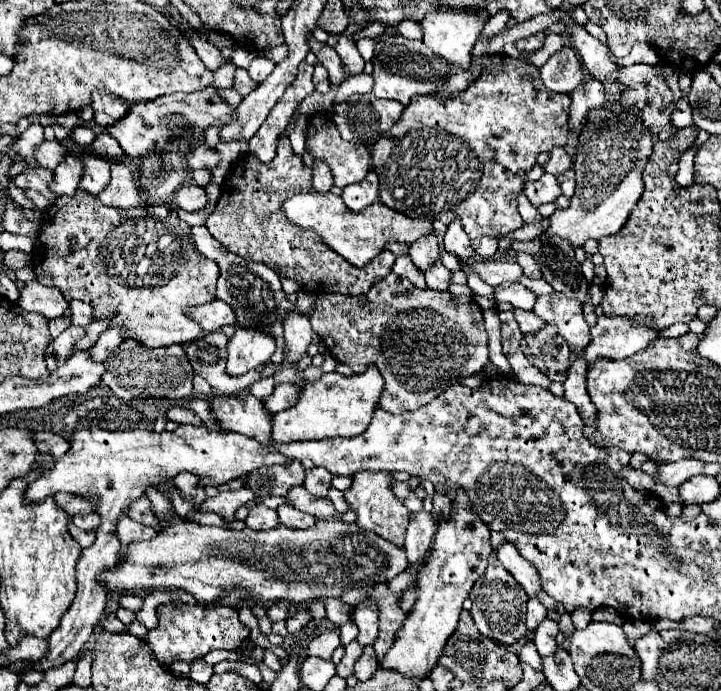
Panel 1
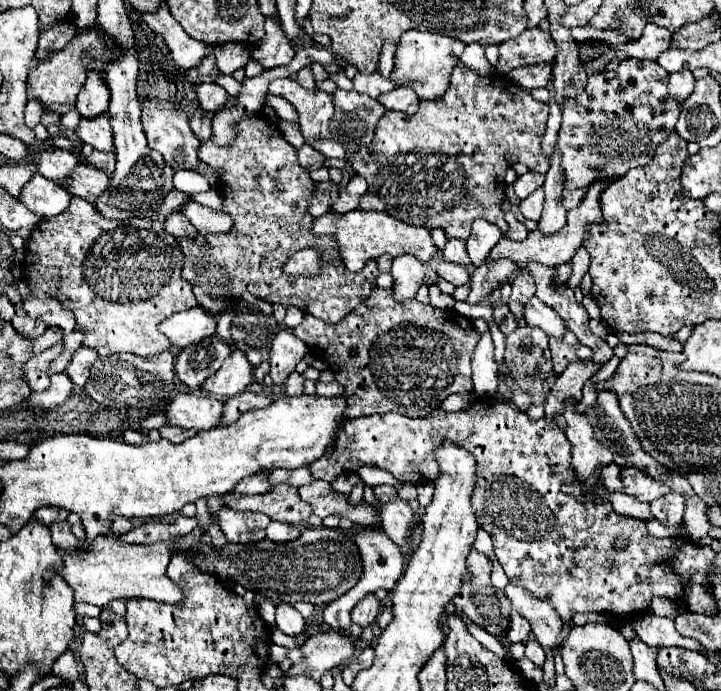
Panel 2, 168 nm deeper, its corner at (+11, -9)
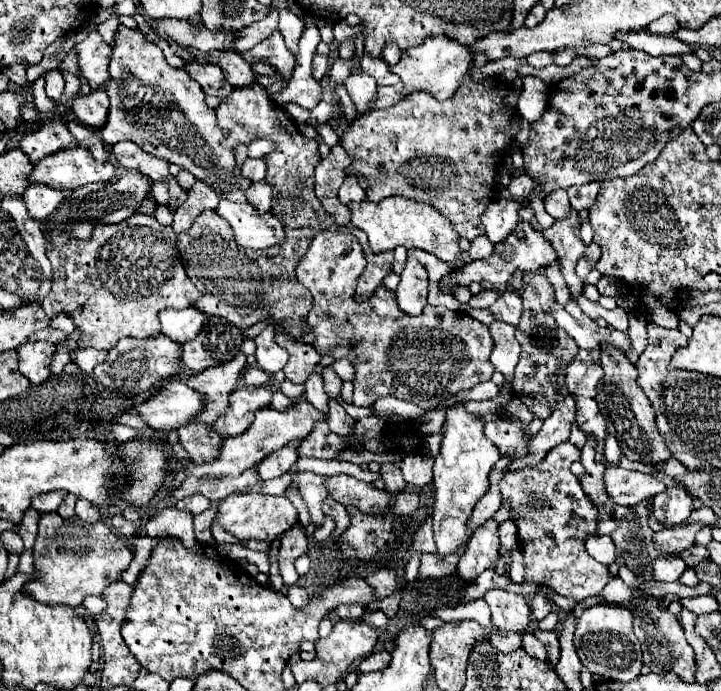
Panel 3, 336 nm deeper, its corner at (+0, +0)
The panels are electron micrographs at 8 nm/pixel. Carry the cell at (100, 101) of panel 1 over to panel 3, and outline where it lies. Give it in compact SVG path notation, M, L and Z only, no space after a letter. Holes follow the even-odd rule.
M91 32L81 44L75 46L79 68L83 76L89 80L91 88L103 88L109 76L109 56L111 46L99 36L97 32Z

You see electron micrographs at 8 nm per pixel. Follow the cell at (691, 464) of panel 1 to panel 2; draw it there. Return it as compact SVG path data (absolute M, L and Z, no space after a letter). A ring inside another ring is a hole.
M634 467L622 471L622 483L624 483L624 493L636 497L638 501L648 501L648 503L660 499L670 491L670 487L664 481L656 481Z

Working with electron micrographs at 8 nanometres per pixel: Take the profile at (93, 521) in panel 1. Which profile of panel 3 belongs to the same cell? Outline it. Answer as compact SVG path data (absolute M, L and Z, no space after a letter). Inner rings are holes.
M77 500L77 504L75 504L75 514L77 514L81 520L89 522L89 524L93 524L93 522L97 522L97 520L101 518L99 510L97 510L89 500Z

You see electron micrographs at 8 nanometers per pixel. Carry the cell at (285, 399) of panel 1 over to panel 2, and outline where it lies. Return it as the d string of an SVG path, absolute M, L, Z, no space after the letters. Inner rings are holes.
M244 391L238 393L236 397L230 397L224 405L224 423L220 425L228 425L232 421L236 421L242 413L252 411L252 409L262 409L268 407L272 403L272 399L266 393L252 393L252 391Z

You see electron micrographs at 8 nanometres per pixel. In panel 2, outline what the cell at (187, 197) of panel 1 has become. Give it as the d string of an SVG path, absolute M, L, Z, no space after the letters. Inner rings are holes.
M188 201L182 207L182 215L196 227L198 233L226 233L232 227L232 219L226 213L208 209L196 201Z

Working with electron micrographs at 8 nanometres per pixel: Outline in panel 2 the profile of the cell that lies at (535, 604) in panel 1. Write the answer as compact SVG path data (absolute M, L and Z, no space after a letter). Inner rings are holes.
M514 613L510 619L510 631L508 631L508 639L512 643L524 643L528 641L532 635L532 629L528 625L528 619L522 617L520 613Z

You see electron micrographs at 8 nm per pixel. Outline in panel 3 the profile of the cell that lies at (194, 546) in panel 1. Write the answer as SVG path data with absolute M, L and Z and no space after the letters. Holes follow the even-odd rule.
M49 512L41 514L33 558L35 574L33 580L23 586L23 592L47 606L77 608L85 596L101 596L109 584L121 580L121 572L127 570L133 554L127 548L127 542L105 522L87 524L77 516L65 520L57 512Z

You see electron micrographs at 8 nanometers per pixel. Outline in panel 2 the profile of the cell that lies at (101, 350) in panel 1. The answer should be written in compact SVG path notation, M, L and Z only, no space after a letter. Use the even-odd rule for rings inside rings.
M80 347L80 349L74 353L70 365L66 367L68 377L70 377L78 387L84 387L86 381L90 378L90 369L97 358L98 354L95 350Z

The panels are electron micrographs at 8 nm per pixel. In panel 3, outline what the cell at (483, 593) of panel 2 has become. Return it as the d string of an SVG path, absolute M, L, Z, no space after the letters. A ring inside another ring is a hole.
M489 518L485 520L475 534L471 536L465 554L459 560L459 574L463 578L473 578L481 574L483 570L491 568L493 562L499 558L499 532L497 532L497 520Z

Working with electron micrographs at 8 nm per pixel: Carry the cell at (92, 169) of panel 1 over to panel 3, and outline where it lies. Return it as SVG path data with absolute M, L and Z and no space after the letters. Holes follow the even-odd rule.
M47 120L47 122L41 122L35 132L29 132L21 140L19 148L35 162L35 160L41 160L43 156L49 156L51 152L55 152L59 148L69 148L71 144L75 144L75 140L69 134L65 122Z

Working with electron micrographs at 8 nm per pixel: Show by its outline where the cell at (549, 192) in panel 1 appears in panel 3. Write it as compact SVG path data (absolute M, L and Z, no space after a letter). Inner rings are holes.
M559 190L559 192L553 192L551 196L547 196L545 210L553 218L557 218L557 220L567 218L571 214L571 206L569 206L569 200L567 200L567 192L565 190Z

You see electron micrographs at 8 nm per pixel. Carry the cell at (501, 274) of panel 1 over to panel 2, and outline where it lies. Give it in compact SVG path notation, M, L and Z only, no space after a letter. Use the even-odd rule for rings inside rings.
M442 261L440 265L438 265L438 269L436 269L436 273L438 273L438 277L442 277L442 279L446 279L446 281L450 281L452 285L456 285L456 287L460 287L460 285L466 285L466 287L470 287L470 271L464 267L464 265L452 265L452 263L446 263L446 261Z

